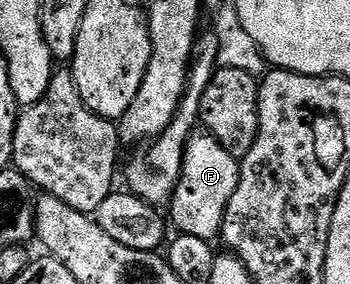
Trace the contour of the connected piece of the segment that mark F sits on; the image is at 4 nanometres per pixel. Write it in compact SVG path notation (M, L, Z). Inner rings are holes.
M193 134L188 139L188 145L184 151L184 161L182 162L182 174L178 186L172 195L170 211L172 211L172 220L170 216L170 224L177 229L177 233L193 236L194 238L202 238L209 242L215 241L220 236L220 227L224 221L226 214L226 206L230 206L230 198L234 198L234 190L238 186L238 178L240 177L240 160L231 156L226 150L222 150L222 146L213 136L207 134Z

